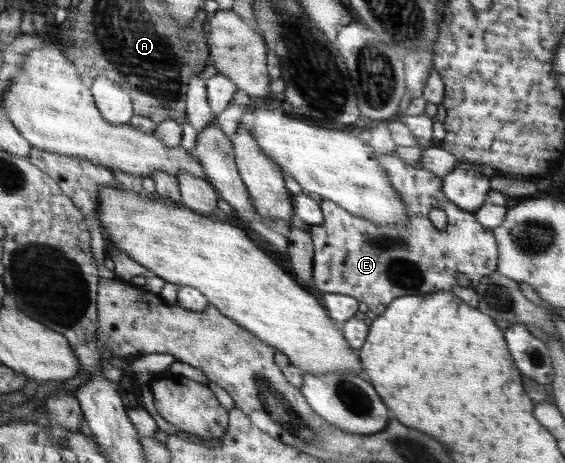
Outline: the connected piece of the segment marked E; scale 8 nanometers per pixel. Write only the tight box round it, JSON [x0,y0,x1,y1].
[310,154,498,315]

